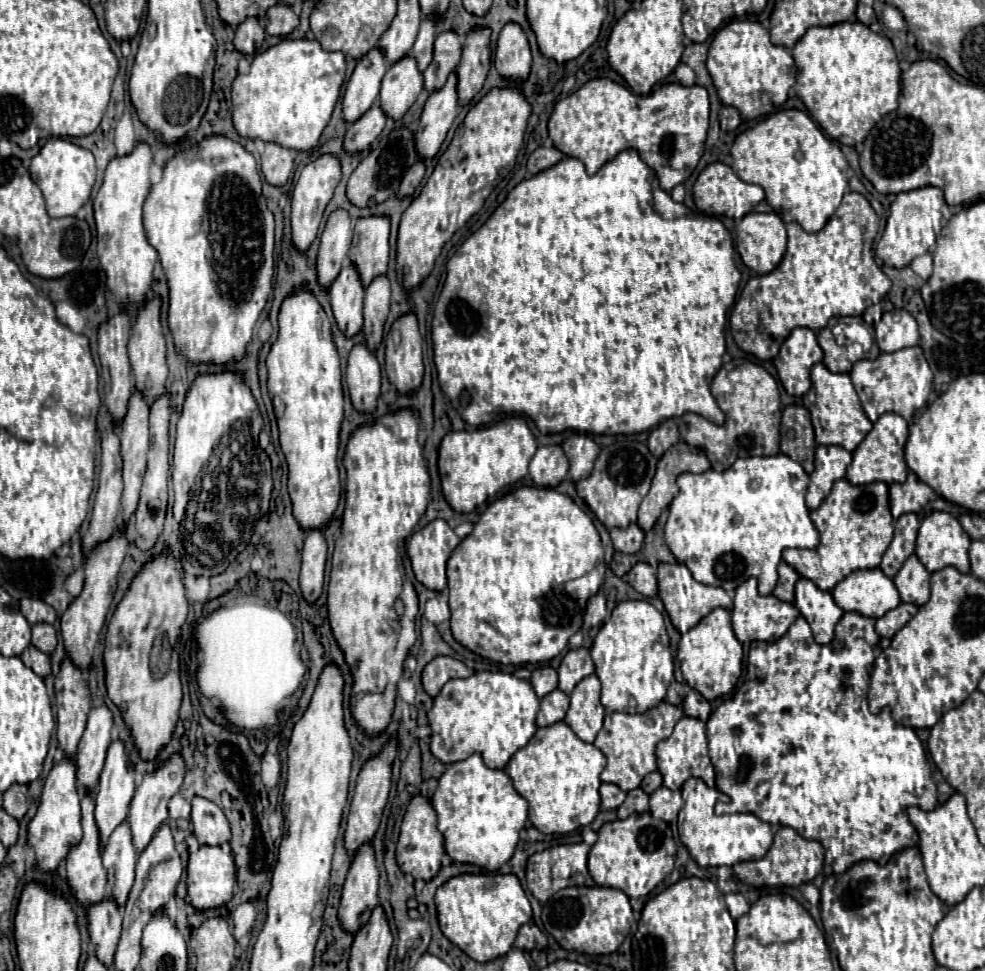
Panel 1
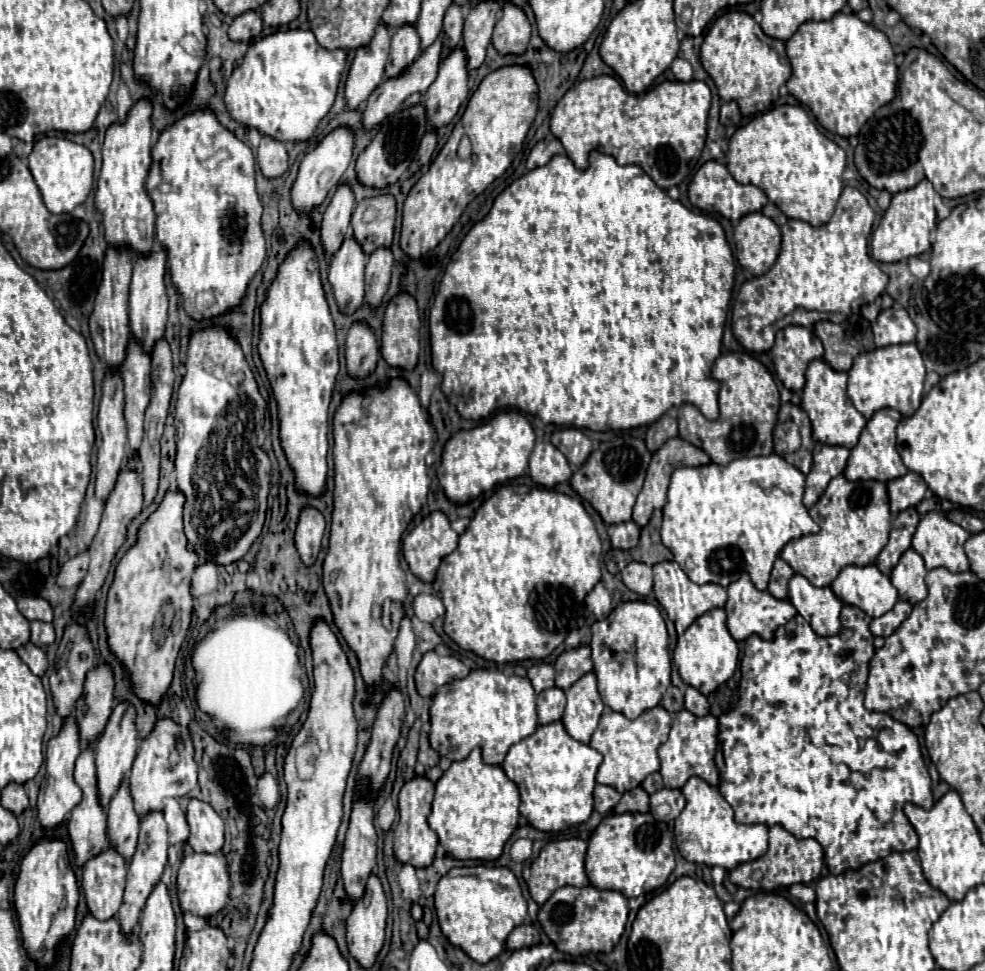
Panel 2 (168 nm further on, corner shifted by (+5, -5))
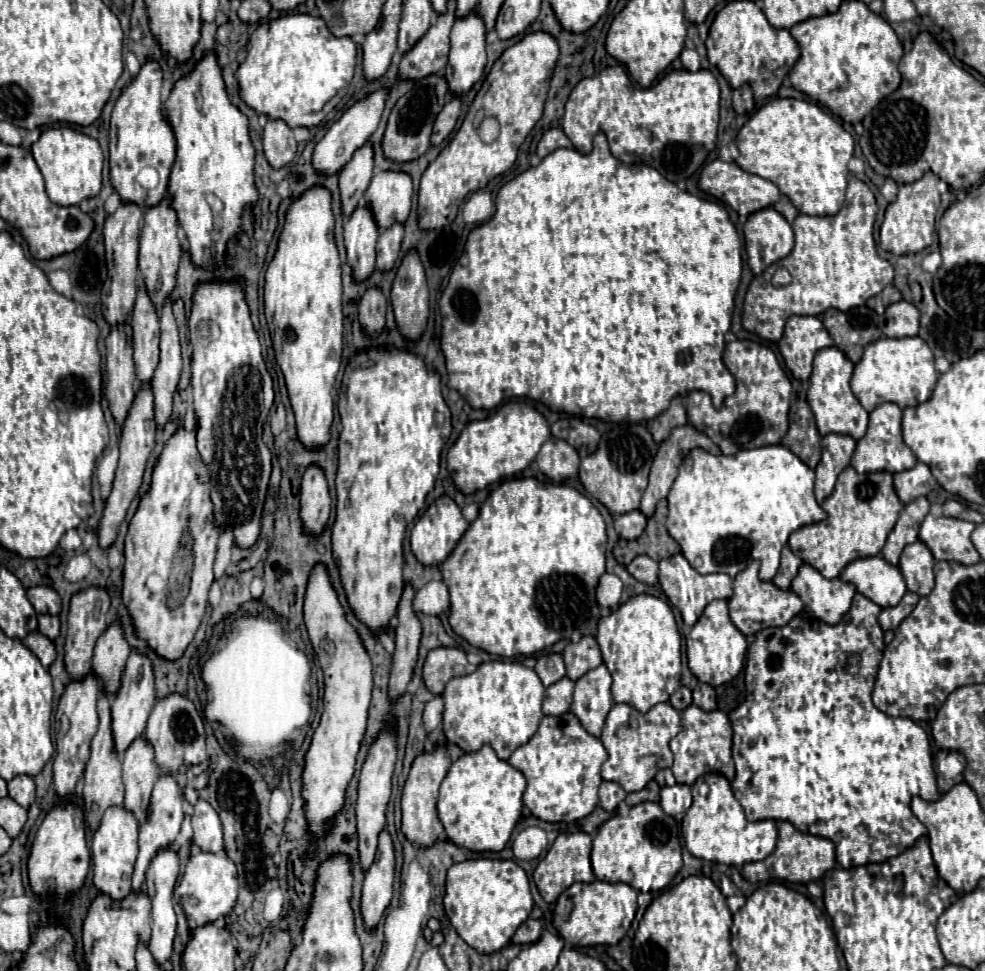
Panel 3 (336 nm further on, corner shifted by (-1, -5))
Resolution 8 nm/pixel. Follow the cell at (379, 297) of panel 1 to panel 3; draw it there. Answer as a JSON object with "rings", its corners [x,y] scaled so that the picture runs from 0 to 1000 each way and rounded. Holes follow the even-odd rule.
{"rings":[[[400,231],[394,237],[386,239],[384,243],[384,266],[382,266],[382,276],[388,280],[398,278],[404,262],[406,262],[406,251],[408,251],[408,243],[410,243],[410,233],[408,231]]]}

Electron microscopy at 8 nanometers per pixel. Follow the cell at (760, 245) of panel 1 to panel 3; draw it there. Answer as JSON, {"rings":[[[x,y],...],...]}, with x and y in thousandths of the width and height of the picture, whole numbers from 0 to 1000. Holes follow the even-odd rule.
{"rings":[[[776,214],[761,220],[759,229],[755,231],[755,251],[759,272],[765,282],[774,282],[782,272],[800,264],[804,249],[804,233],[786,214]]]}

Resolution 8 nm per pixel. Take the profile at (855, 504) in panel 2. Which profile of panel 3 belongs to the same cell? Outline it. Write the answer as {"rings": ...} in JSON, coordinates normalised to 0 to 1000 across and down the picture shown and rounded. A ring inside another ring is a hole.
{"rings":[[[861,480],[861,484],[857,484],[849,494],[847,507],[835,517],[835,525],[841,529],[841,533],[804,548],[800,562],[837,595],[851,595],[865,577],[891,573],[895,568],[899,554],[914,531],[916,517],[910,513],[906,488],[869,488],[869,484]]]}

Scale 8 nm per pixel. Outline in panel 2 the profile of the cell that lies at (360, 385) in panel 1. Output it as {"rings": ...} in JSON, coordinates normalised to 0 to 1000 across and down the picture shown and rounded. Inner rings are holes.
{"rings":[[[359,332],[351,348],[351,373],[357,387],[372,387],[382,379],[384,352],[372,332]]]}

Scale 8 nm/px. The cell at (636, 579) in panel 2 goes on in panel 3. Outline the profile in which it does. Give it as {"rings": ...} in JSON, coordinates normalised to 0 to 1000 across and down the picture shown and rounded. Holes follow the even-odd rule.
{"rings":[[[646,573],[636,585],[648,599],[658,604],[668,601],[668,579],[662,577],[660,573]]]}

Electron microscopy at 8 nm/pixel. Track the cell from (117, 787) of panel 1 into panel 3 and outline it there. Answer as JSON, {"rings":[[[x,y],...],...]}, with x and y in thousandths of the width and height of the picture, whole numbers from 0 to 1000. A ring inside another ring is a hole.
{"rings":[[[134,669],[128,690],[124,694],[124,704],[118,717],[112,721],[112,731],[114,731],[114,758],[116,758],[116,772],[118,777],[126,777],[128,770],[146,756],[150,737],[154,733],[154,727],[158,725],[156,719],[156,694],[154,694],[154,684],[148,676],[140,674]]]}

